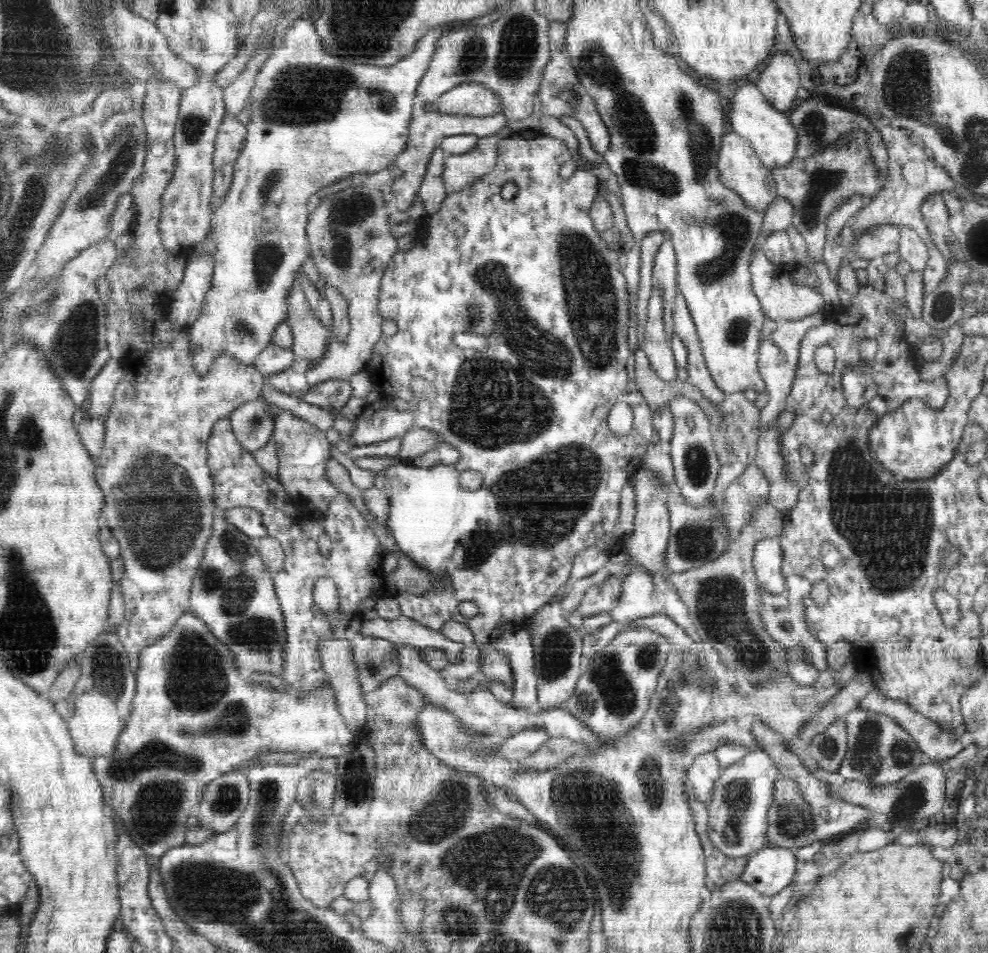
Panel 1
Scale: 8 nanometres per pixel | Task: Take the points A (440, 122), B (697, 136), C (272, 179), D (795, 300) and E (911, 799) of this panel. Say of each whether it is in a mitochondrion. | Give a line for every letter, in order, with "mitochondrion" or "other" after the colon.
A: other
B: mitochondrion
C: mitochondrion
D: other
E: mitochondrion

